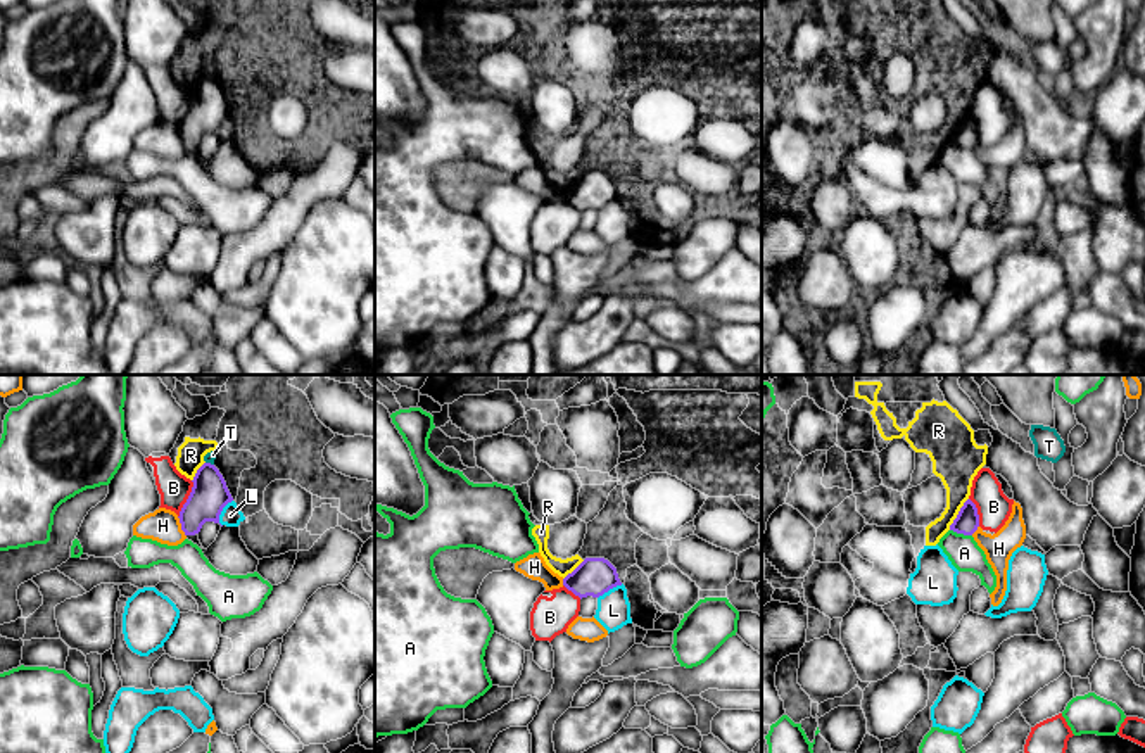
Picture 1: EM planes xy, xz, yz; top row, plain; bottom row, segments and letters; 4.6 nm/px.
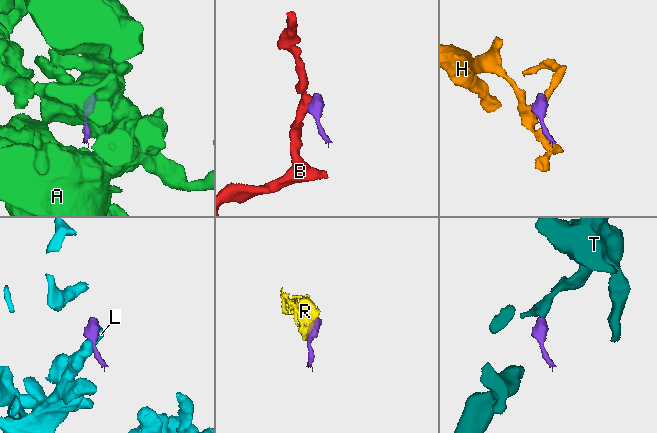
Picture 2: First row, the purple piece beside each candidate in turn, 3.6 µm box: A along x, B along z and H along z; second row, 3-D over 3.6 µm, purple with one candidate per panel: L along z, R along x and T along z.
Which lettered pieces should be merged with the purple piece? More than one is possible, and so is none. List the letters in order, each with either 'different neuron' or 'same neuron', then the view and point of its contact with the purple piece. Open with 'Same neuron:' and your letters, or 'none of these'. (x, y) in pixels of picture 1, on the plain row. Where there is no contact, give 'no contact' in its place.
Same neuron: none of these
A: different neuron; contact yz (961, 145)
B: different neuron; contact xy (187, 113)
H: different neuron; contact xy (182, 140)
L: different neuron; contact xy (220, 126)
R: different neuron; contact yz (959, 126)
T: different neuron; contact xy (209, 76)

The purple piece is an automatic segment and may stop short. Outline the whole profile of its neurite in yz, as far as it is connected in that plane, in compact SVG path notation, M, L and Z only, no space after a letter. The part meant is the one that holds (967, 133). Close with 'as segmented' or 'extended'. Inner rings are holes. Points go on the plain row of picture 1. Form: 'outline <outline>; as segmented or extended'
outline M967 112L960 121L957 131L950 138L950 143L964 149L972 149L979 140L979 128L976 117Z; as segmented

